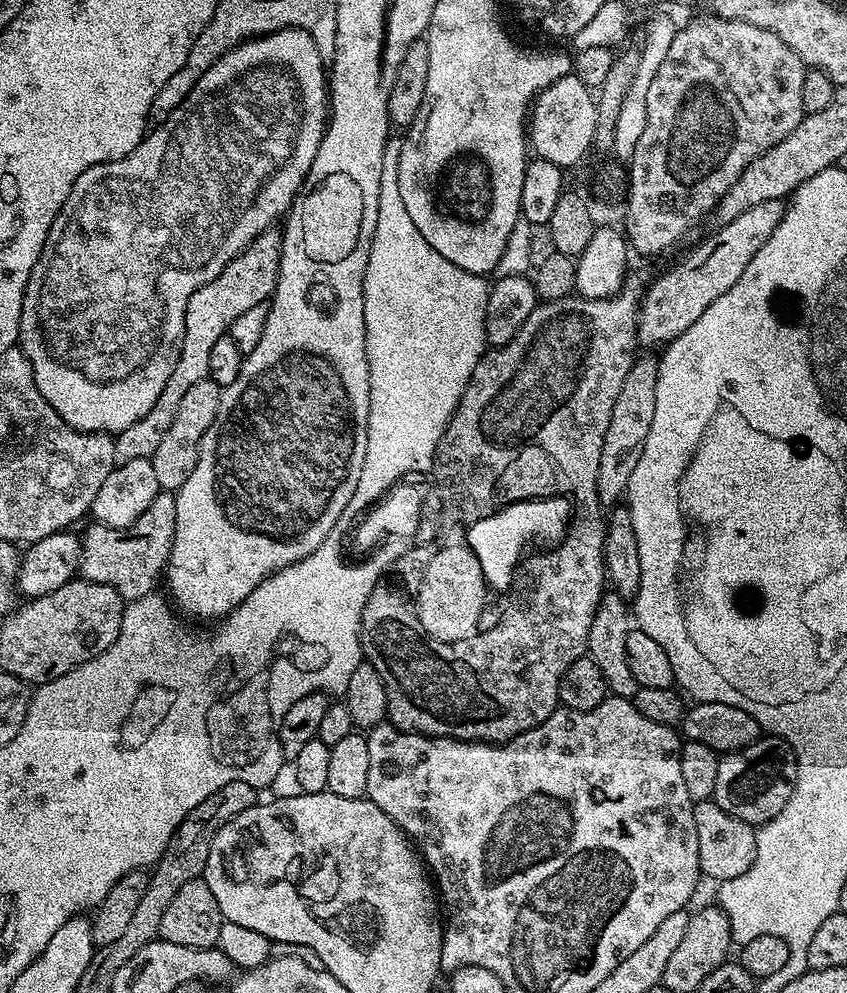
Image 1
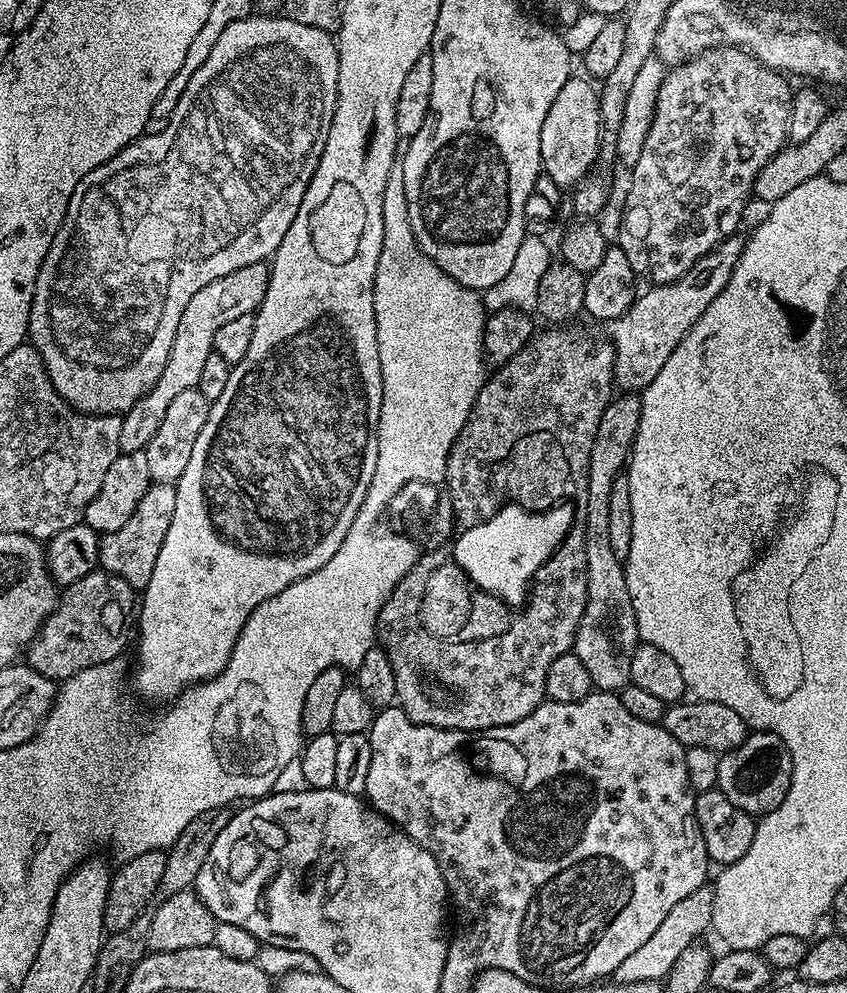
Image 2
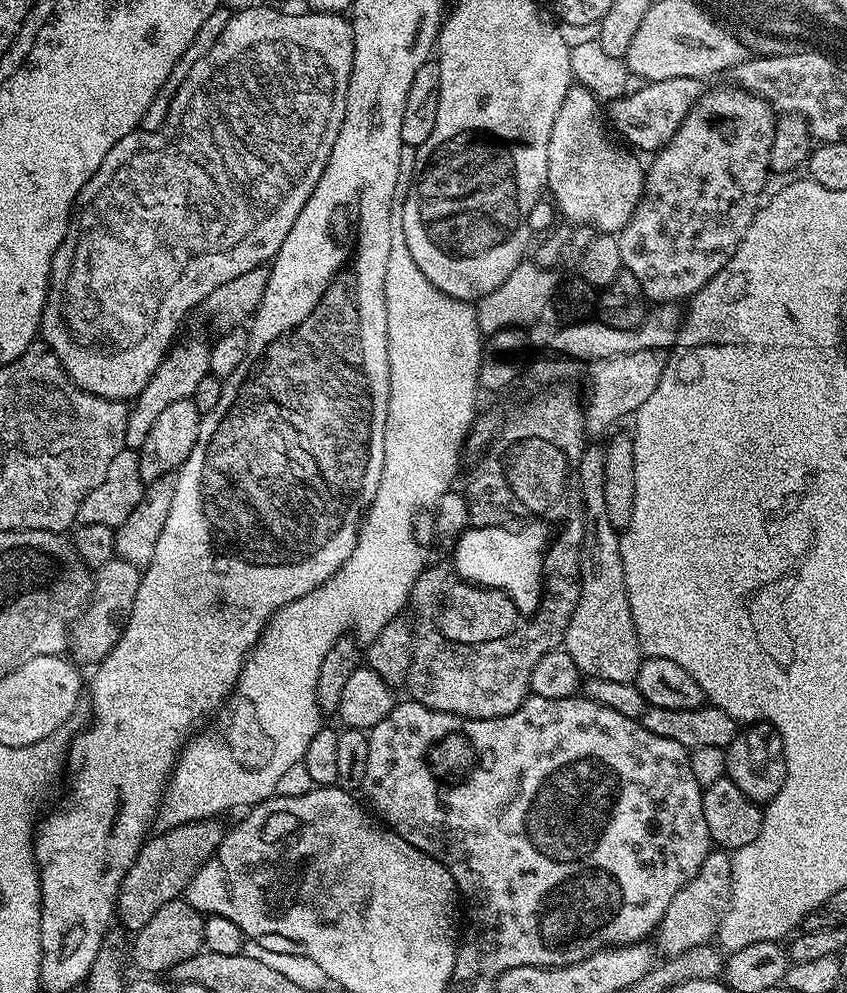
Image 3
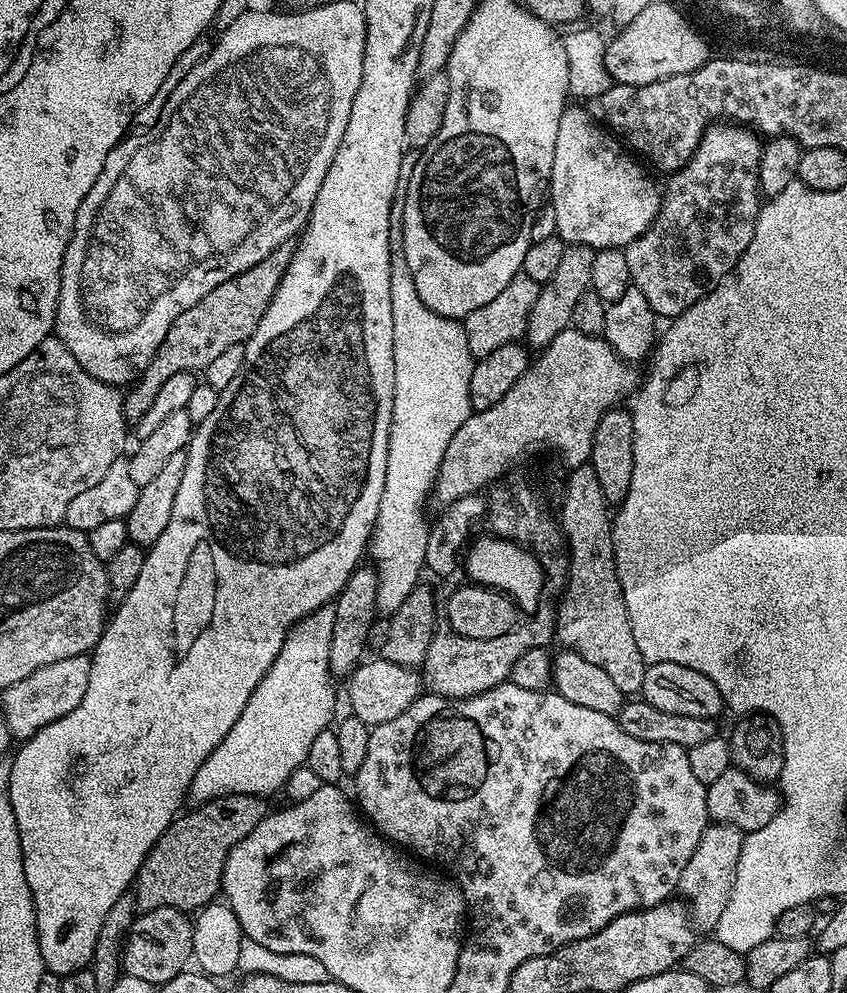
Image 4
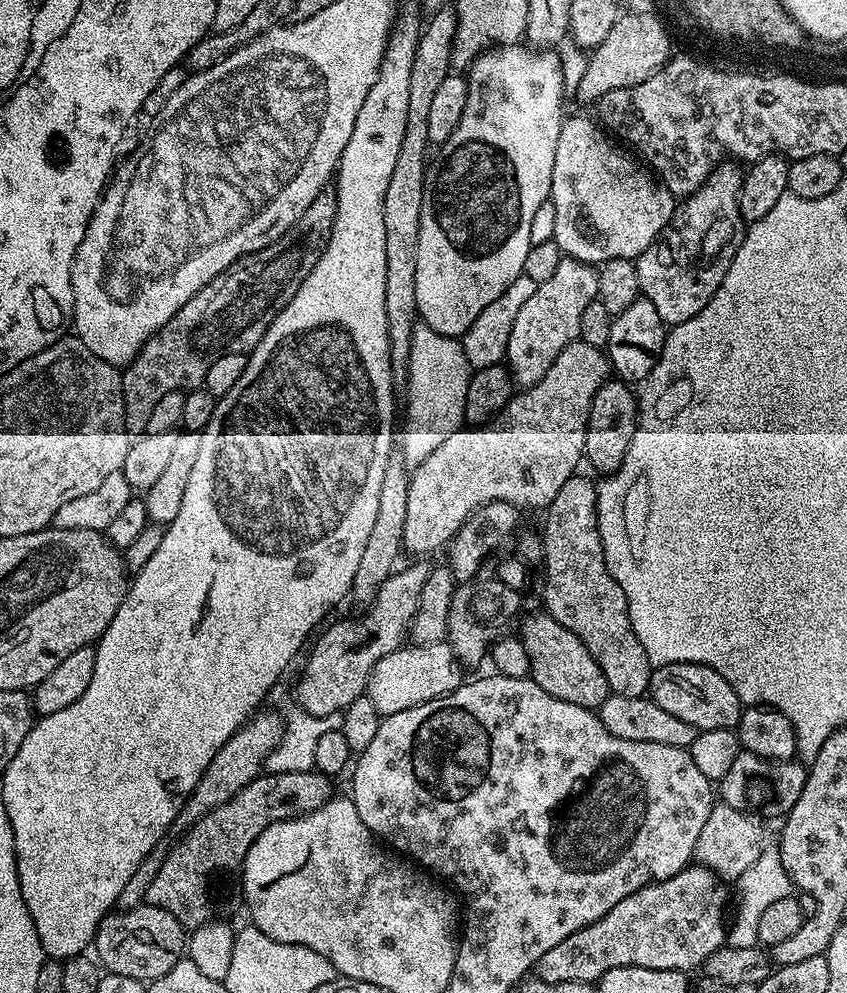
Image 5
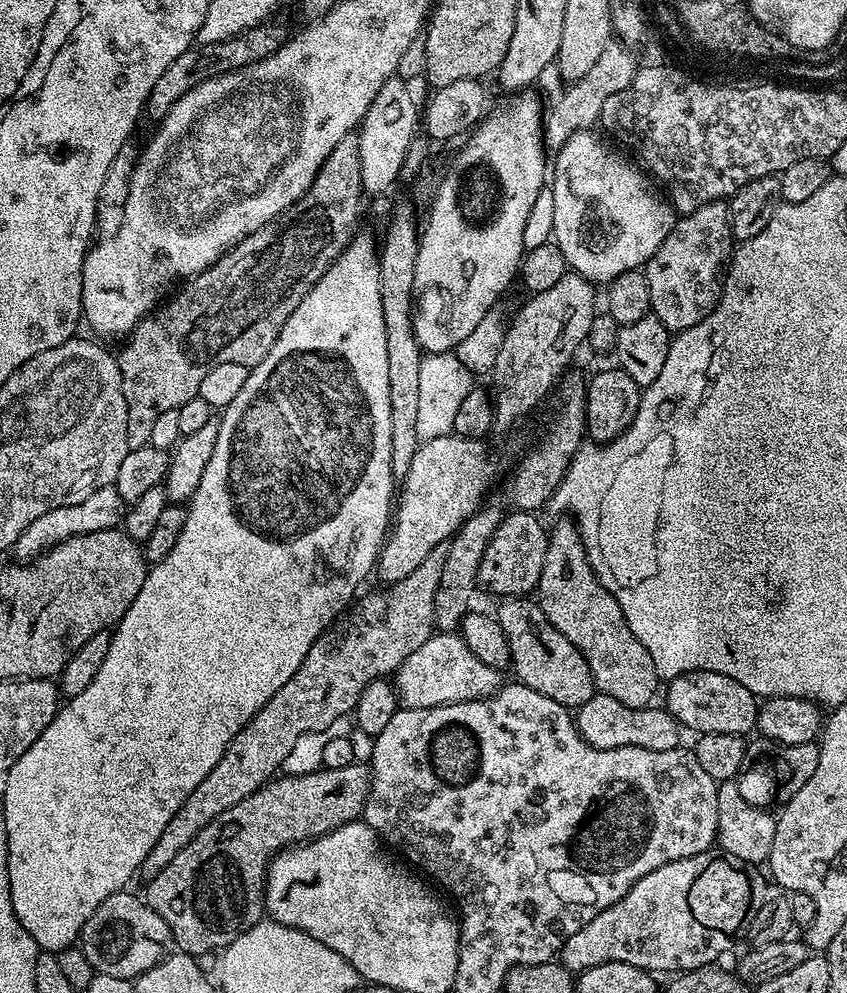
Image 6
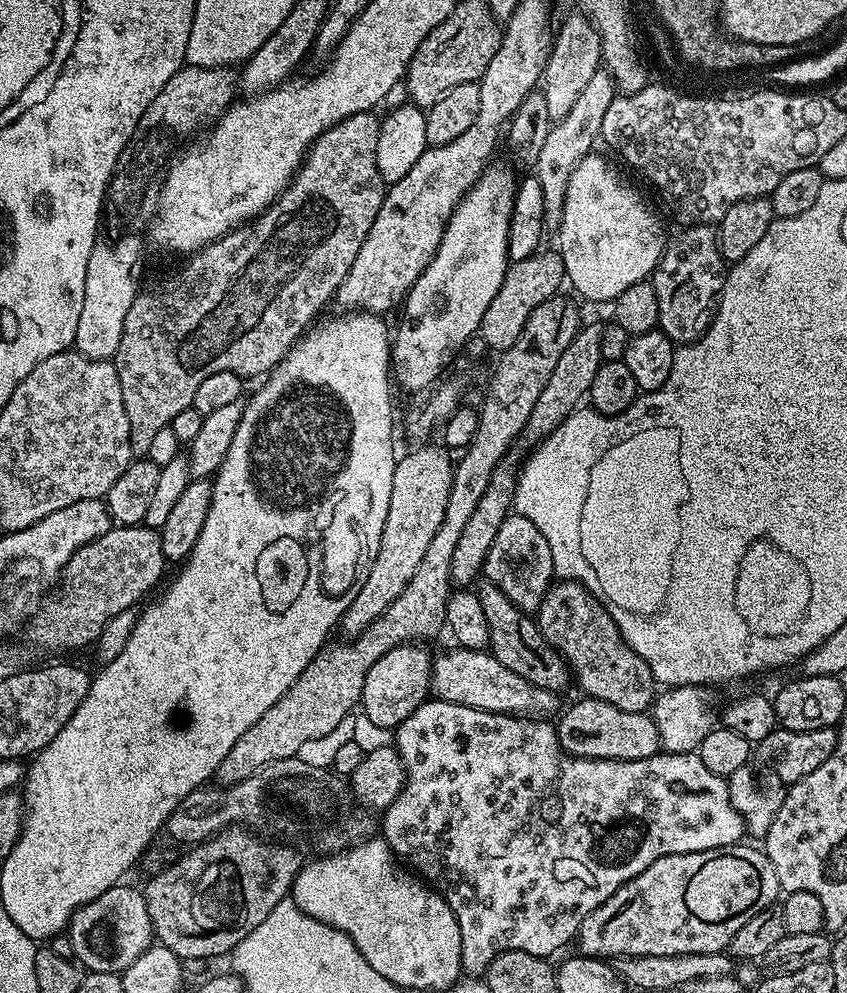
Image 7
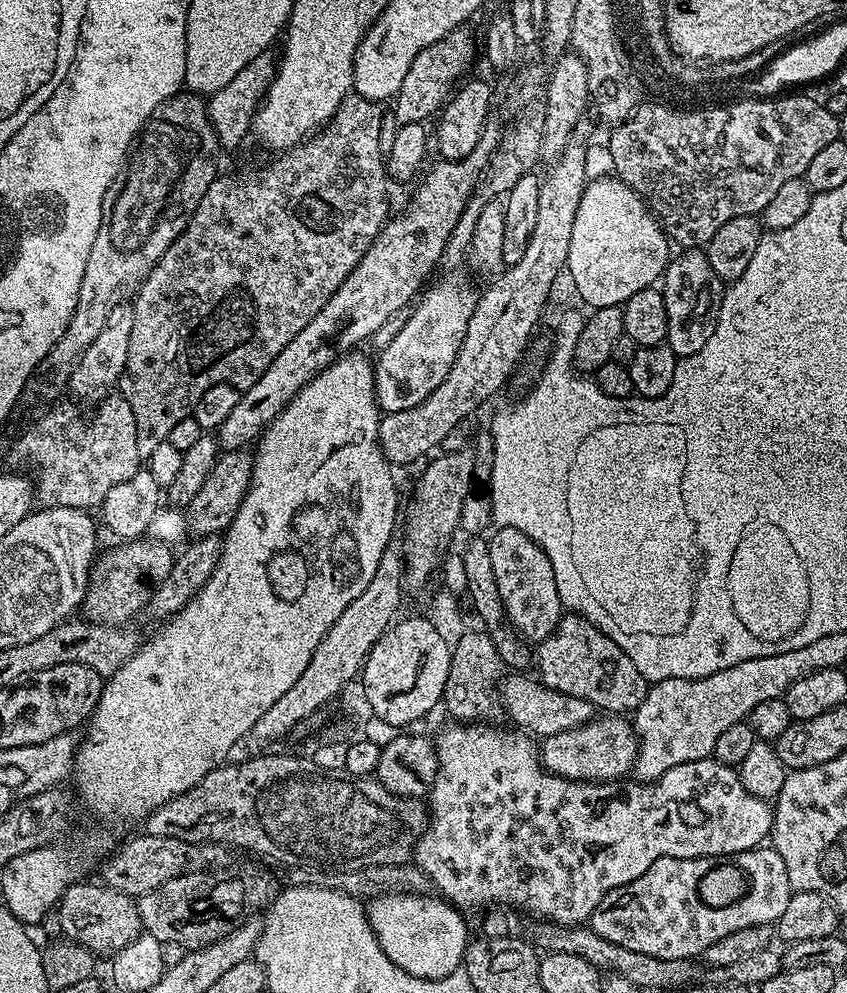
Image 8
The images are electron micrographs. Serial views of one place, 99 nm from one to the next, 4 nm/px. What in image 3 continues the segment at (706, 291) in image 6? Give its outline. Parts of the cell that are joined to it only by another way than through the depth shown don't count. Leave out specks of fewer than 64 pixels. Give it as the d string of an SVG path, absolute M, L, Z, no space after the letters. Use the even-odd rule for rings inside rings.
M739 86L731 87L712 88L709 92L707 89L700 99L692 105L691 110L684 115L684 121L678 126L676 133L672 135L670 142L666 142L664 147L651 157L652 165L649 163L644 173L644 193L640 195L640 200L636 204L630 222L626 222L626 226L621 228L616 236L618 250L622 250L624 271L634 274L634 278L638 278L645 297L649 301L656 300L652 302L657 305L676 304L684 299L684 301L687 301L695 296L698 290L702 290L702 286L706 286L706 282L710 282L710 278L714 278L714 274L718 274L718 270L722 270L722 266L726 266L726 262L730 262L730 258L736 247L742 242L750 222L756 217L756 209L761 207L762 197L765 195L764 183L767 182L768 176L770 177L768 166L770 162L770 142L774 142L774 126L776 125L777 113L771 104L764 101L762 96L756 96L753 92L747 92Z

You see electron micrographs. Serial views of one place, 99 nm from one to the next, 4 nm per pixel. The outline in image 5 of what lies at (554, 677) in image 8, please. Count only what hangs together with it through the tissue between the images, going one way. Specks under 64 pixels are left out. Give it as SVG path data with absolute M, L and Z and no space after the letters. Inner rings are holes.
M583 474L566 478L562 490L554 494L554 502L550 502L543 513L542 608L562 622L566 630L582 638L586 650L594 654L594 662L602 666L602 674L606 674L606 682L615 695L634 698L647 693L654 666L648 661L646 650L642 650L634 626L630 626L626 594L622 594L622 586L618 586L606 566L596 513L597 487L595 479L587 480Z

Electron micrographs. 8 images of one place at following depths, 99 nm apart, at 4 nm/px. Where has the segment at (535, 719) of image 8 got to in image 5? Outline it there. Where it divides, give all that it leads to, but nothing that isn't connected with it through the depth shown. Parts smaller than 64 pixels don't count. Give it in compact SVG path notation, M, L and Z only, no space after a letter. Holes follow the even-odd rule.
M451 643L412 644L402 646L386 658L382 658L375 666L368 679L366 694L370 702L378 709L381 717L398 714L398 710L410 710L410 706L418 706L430 702L439 696L445 696L459 688L462 665L452 652Z

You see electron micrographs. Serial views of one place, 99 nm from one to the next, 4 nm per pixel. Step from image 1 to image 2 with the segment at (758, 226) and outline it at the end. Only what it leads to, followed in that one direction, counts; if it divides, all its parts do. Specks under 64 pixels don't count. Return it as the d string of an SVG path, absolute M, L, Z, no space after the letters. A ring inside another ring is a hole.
M733 234L711 248L706 255L698 258L682 278L669 284L657 284L649 287L649 292L641 291L636 301L626 310L626 314L611 321L612 337L610 343L616 352L616 375L614 384L617 389L628 394L639 393L654 378L658 378L658 370L666 366L666 358L674 354L674 350L682 342L684 335L702 318L706 306L722 294L726 282L730 282L730 274L744 249L744 240Z

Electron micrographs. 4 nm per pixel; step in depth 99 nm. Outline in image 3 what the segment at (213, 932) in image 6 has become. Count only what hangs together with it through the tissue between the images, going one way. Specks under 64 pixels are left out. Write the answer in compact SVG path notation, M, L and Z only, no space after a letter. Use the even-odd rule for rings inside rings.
M219 819L195 820L189 824L175 824L165 827L165 832L149 835L144 841L144 845L140 848L140 853L134 858L134 862L130 866L130 870L126 874L126 878L122 878L120 889L118 890L118 898L116 899L115 915L118 917L119 923L123 925L129 933L135 934L142 930L142 926L146 926L146 922L150 922L150 918L154 918L154 914L158 914L158 910L162 910L162 906L166 906L166 902L171 900L179 900L185 895L185 888L194 878L195 874L212 856L217 855L217 849L224 840L226 831L225 825L220 825Z

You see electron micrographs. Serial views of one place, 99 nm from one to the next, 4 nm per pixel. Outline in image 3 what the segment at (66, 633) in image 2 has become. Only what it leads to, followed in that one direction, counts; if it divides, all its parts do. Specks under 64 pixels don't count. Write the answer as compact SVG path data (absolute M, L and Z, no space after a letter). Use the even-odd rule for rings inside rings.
M119 558L95 569L91 603L70 625L70 656L77 665L95 666L118 646L118 638L122 638L122 630L132 613L141 575L141 569Z

